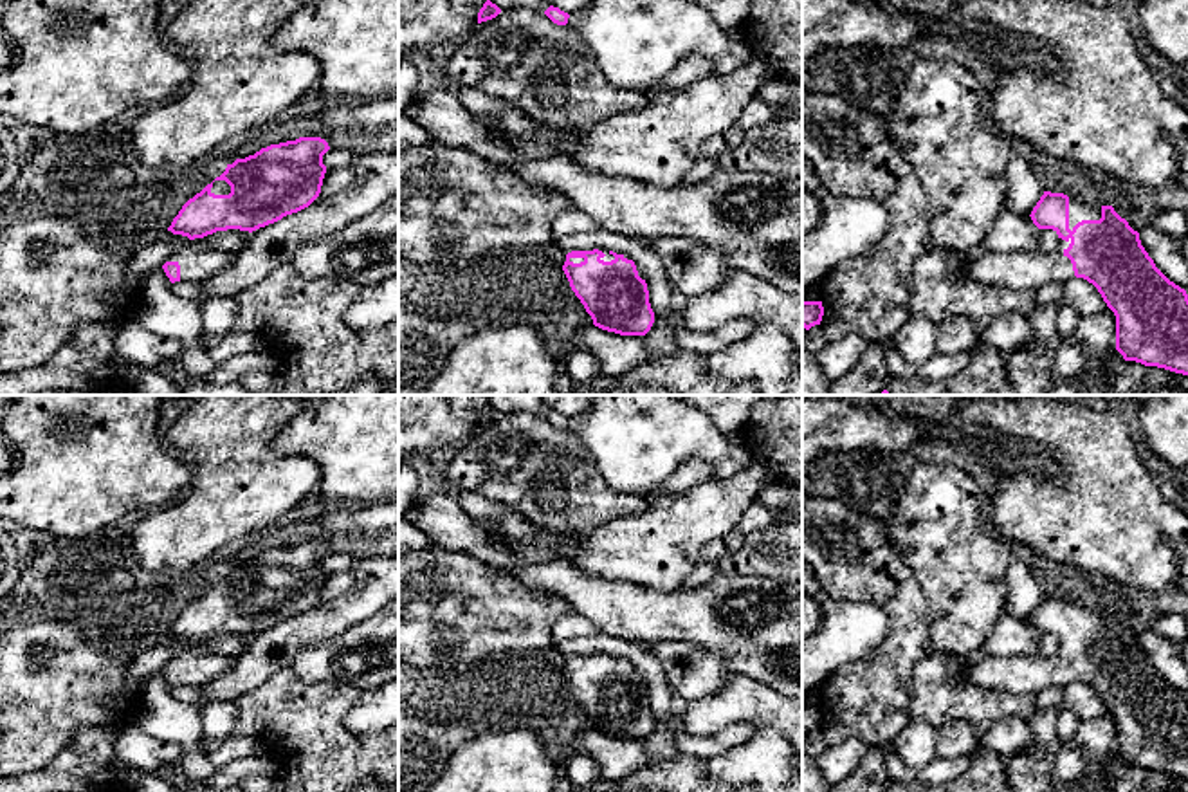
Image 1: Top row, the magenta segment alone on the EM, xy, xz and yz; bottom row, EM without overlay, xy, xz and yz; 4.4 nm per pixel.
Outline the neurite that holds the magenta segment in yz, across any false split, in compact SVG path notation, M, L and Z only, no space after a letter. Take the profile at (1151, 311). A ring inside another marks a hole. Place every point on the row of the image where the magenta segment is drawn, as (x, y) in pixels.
M1051 191L1029 216L1058 235L1053 253L984 253L954 276L1013 290L1083 278L1114 312L1125 361L1188 375L1188 294L1156 267L1127 220L1112 206Z

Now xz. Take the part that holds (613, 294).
M608 249L571 251L562 271L593 325L620 336L645 336L654 312L645 280L624 254Z

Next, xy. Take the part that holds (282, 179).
M299 137L227 164L168 227L191 240L162 265L169 281L200 283L233 265L236 254L206 245L207 235L227 229L252 233L308 207L321 193L328 150L321 137Z

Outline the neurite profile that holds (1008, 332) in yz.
M1019 312L997 316L979 336L981 343L995 348L1004 357L1026 348L1029 337L1029 319Z

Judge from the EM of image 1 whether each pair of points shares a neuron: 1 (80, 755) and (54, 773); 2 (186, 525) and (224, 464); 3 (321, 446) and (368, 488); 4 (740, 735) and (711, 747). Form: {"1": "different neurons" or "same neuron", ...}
{"1": "same neuron", "2": "same neuron", "3": "same neuron", "4": "same neuron"}

